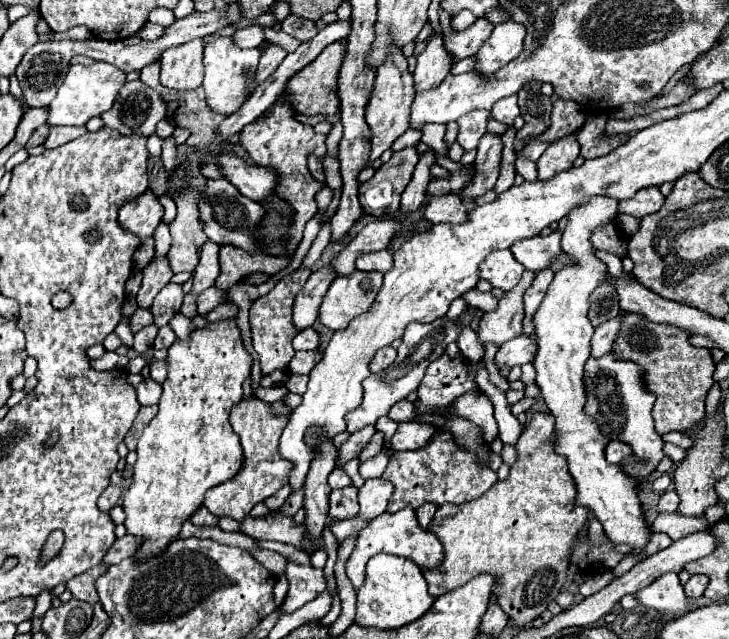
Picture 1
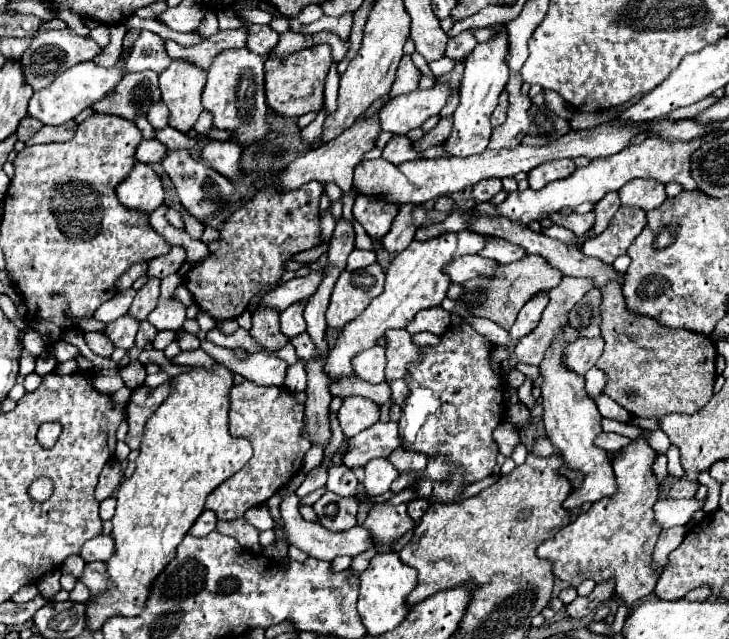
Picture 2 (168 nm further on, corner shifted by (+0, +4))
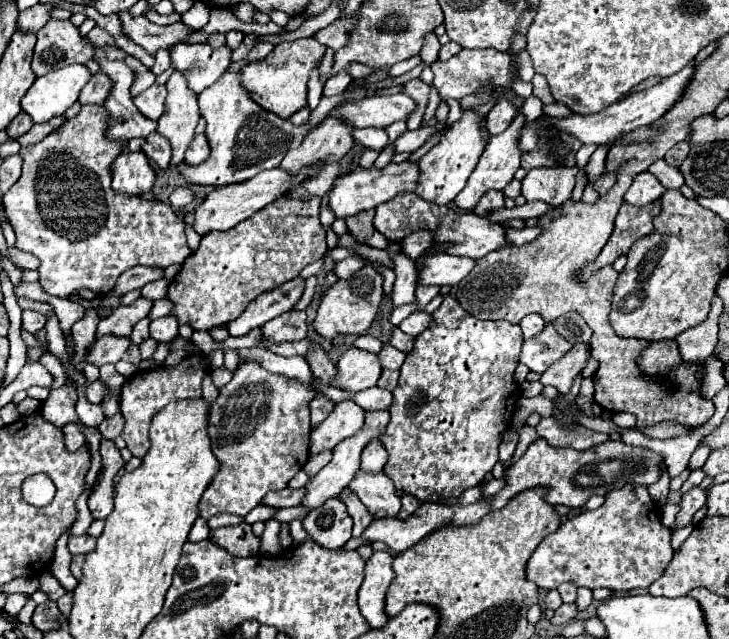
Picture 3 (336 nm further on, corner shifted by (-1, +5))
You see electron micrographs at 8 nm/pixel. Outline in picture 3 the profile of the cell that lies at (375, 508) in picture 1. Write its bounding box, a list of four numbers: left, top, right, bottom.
[361,440,387,474]

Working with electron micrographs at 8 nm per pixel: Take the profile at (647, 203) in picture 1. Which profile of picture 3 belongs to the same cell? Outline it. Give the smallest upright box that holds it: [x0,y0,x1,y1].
[625,172,665,206]

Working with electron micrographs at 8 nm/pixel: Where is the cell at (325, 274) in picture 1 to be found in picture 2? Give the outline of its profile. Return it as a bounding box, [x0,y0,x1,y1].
[280,303,306,337]

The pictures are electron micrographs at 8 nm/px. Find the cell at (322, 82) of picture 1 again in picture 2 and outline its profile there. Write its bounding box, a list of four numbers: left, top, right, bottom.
[264,45,330,117]

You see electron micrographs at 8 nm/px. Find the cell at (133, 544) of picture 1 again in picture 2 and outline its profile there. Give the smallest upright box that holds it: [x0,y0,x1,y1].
[80,535,114,561]

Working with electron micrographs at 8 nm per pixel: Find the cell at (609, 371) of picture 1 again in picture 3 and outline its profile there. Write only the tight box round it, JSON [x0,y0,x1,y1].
[527,484,671,592]

